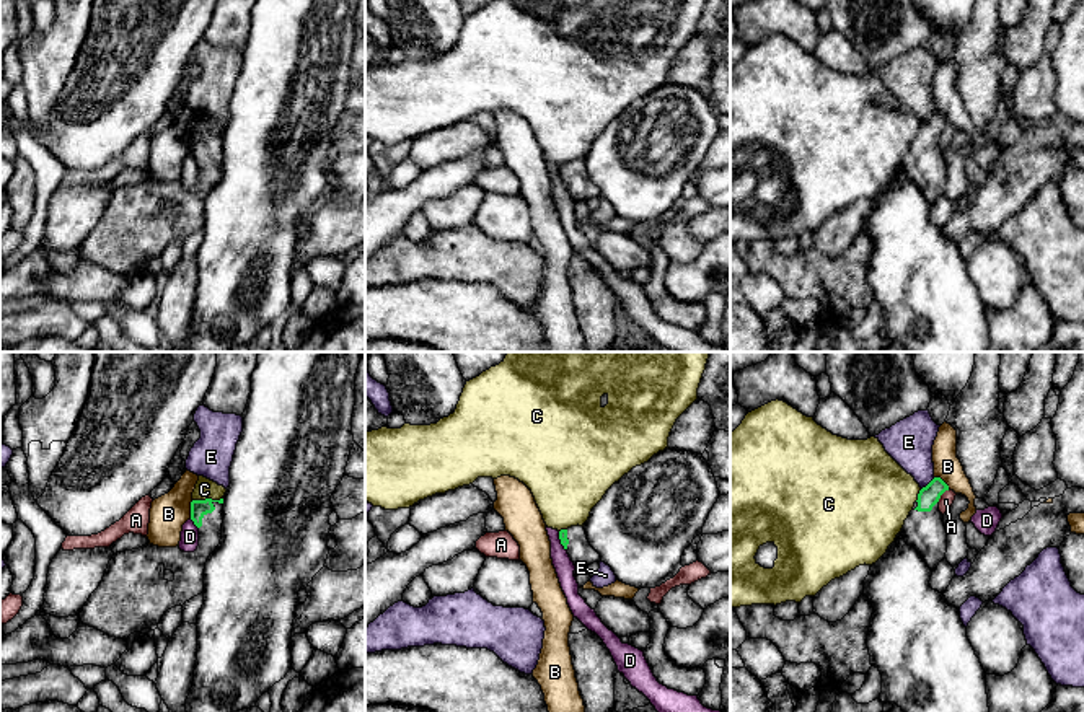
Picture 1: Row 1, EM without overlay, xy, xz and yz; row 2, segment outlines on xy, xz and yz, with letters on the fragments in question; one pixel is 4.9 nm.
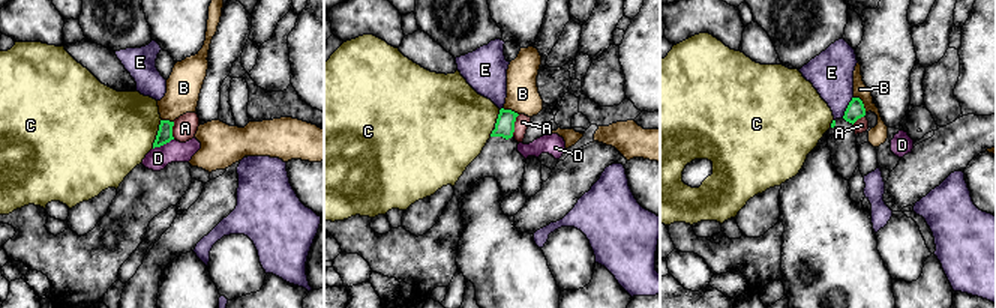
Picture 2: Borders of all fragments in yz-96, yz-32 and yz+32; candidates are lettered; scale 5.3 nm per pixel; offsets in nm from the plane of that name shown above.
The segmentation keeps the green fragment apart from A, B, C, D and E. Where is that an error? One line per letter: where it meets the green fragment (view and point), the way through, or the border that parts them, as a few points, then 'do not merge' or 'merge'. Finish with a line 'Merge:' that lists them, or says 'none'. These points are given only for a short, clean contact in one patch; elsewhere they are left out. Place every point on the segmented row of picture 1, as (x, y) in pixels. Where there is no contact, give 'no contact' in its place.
A: meets green in yz at (941, 494); border along yz (949, 489), (936, 502); do not merge
B: meets green in xy at (191, 509); border along xy (193, 501), (189, 517); do not merge
C: meets green in xy at (207, 499); border along xy (222, 497), (193, 501); do not merge
D: meets green in xy at (194, 523); border along xy (189, 518), (198, 528); do not merge
E: meets green in yz at (929, 483); border along yz (934, 478), (921, 489); do not merge
Merge: none

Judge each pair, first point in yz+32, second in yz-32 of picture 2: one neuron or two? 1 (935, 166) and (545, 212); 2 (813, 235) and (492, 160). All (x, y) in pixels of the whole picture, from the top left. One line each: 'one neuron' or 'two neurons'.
1: one neuron
2: two neurons

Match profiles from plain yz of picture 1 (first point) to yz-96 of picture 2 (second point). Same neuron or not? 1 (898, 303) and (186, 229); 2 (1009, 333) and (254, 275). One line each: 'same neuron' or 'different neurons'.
1: different neurons
2: different neurons

